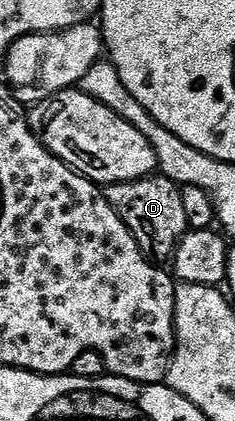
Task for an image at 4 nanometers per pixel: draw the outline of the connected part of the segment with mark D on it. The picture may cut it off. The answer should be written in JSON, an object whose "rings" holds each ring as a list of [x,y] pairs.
{"rings":[[[163,176],[139,178],[137,182],[121,182],[107,187],[108,203],[120,214],[128,231],[149,260],[164,264],[175,255],[176,246],[190,227],[187,222],[183,192],[176,183]]]}

